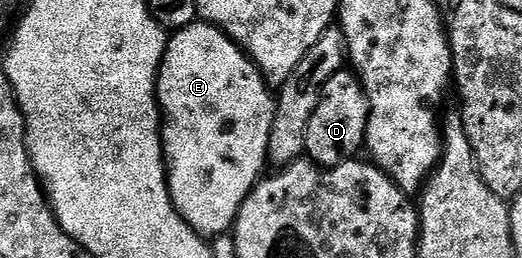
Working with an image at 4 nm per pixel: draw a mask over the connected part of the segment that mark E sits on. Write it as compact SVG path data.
M199 20L190 23L186 28L175 31L168 39L168 46L164 49L164 59L160 62L160 70L156 73L156 101L162 115L163 130L162 141L164 144L164 164L168 171L168 195L172 198L172 205L176 211L184 217L186 224L194 228L194 232L205 240L213 240L222 234L227 234L236 225L236 217L250 192L256 187L262 175L264 166L269 165L268 145L270 144L270 128L274 124L274 112L276 111L276 98L260 69L253 64L251 58L240 49L239 44L226 32L222 32L217 26L209 22Z

